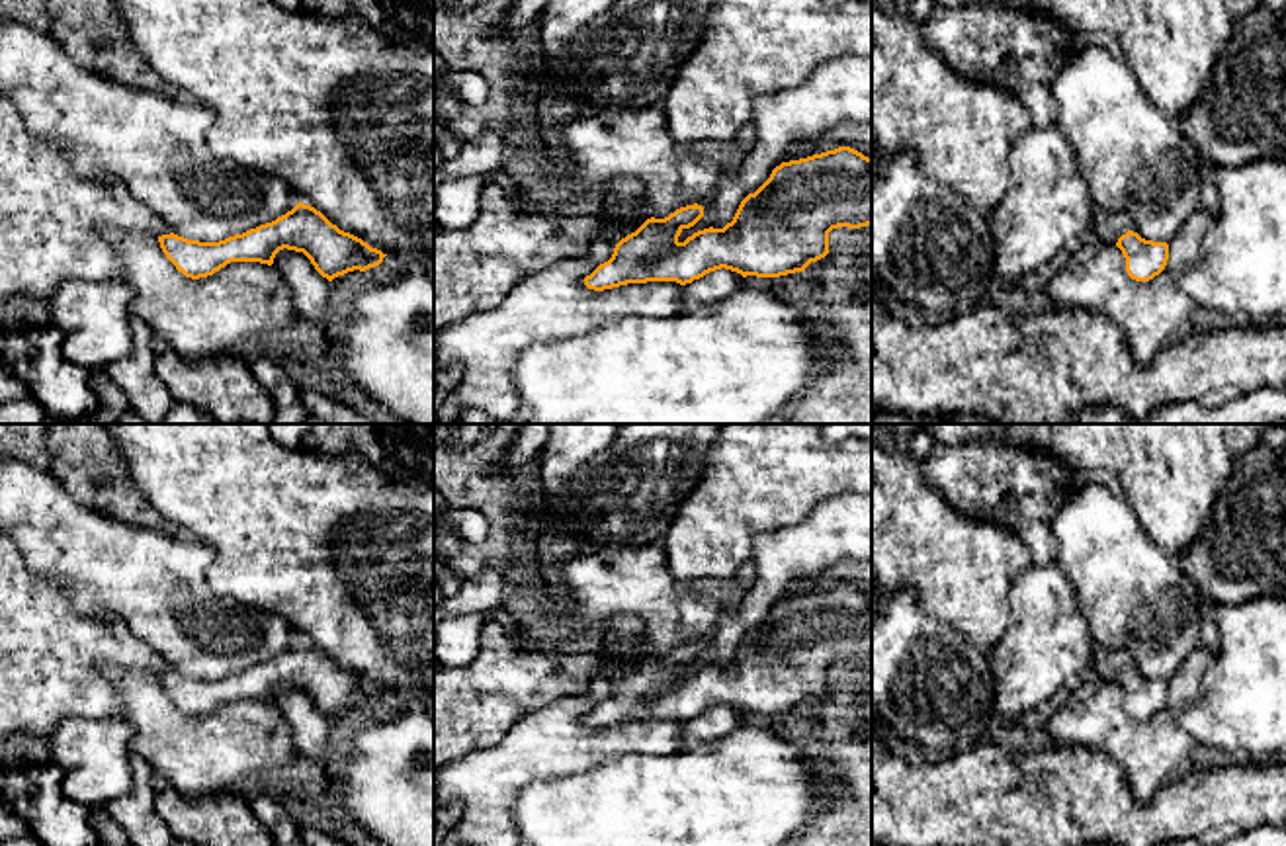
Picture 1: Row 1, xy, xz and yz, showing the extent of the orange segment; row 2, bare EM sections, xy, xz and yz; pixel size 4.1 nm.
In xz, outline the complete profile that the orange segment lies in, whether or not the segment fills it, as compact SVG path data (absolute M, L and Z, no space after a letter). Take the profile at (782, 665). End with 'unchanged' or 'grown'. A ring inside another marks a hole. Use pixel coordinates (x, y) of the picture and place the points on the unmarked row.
M838 584L782 600L754 631L741 639L731 660L723 666L698 668L680 680L680 670L694 664L702 655L704 645L694 641L664 656L647 656L616 682L612 696L586 713L584 723L594 729L647 719L686 723L721 705L743 715L780 715L803 709L811 699L829 692L829 670L833 666L872 662L872 596L850 584Z | unchanged

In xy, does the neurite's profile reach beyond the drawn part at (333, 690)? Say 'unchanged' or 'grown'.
grown

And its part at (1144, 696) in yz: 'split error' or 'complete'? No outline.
split error

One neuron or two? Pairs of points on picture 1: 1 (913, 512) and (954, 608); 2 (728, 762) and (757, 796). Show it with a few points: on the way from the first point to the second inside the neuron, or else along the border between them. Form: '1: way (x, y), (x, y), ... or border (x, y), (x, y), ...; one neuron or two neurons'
1: way (921, 536), (954, 569), (954, 585); one neuron
2: way (735, 770), (749, 788); one neuron

